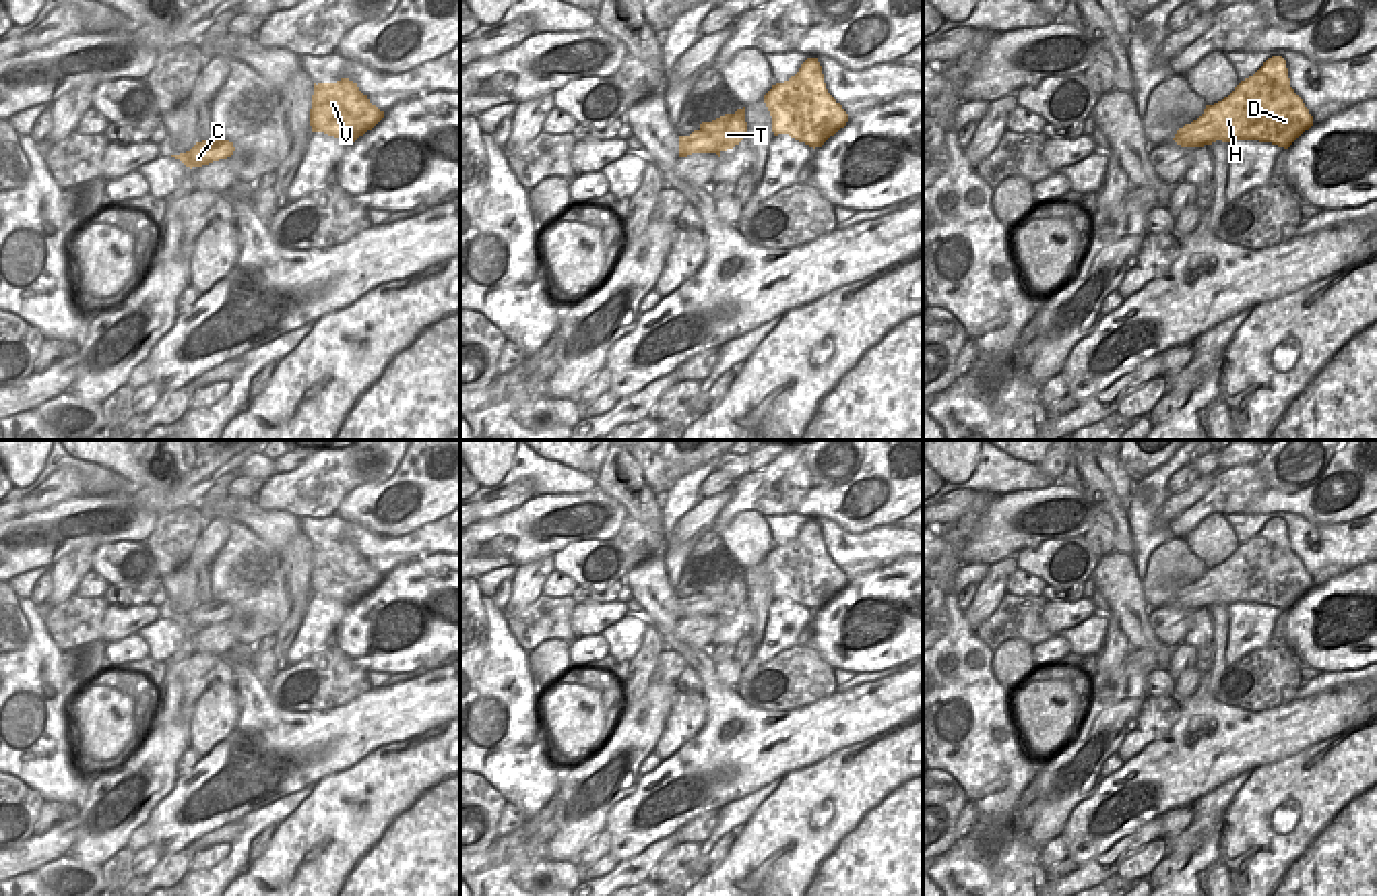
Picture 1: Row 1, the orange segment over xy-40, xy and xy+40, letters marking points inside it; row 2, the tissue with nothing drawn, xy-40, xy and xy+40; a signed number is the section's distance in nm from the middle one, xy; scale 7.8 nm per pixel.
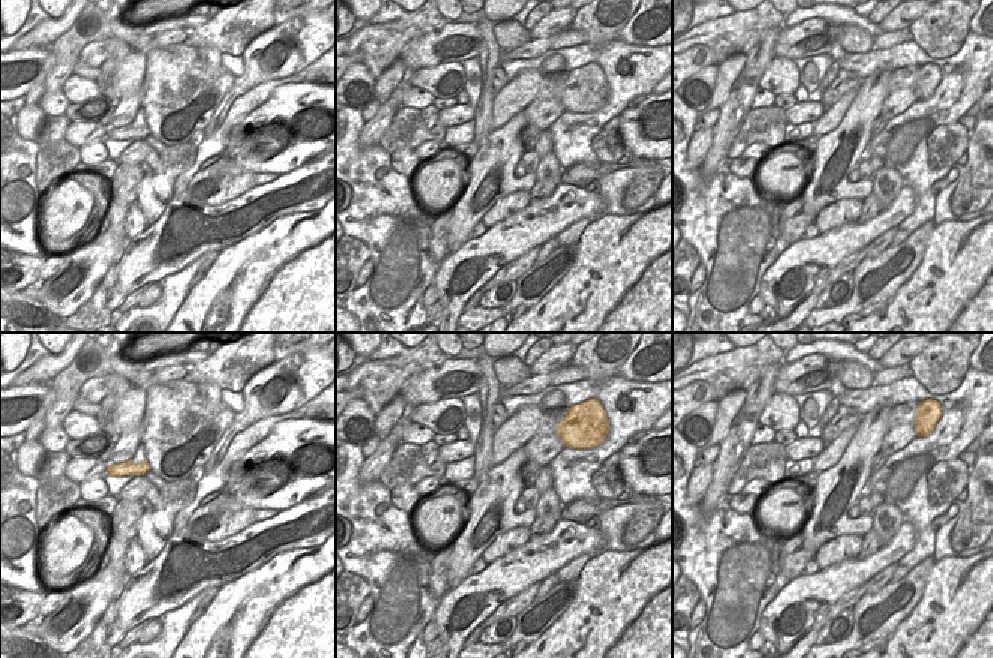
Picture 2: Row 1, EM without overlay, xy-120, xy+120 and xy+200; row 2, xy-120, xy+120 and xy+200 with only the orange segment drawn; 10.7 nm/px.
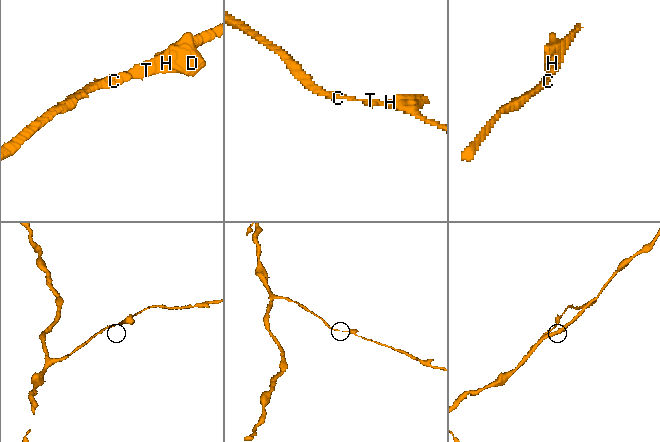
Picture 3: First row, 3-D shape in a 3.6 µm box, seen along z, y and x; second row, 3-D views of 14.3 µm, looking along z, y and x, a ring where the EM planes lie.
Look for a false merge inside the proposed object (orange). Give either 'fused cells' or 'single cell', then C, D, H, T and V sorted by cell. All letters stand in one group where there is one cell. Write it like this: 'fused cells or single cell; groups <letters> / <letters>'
single cell; groups C D H T V

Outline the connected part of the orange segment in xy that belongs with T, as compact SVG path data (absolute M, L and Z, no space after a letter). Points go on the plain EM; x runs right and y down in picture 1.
M745 570L725 576L712 584L702 584L690 599L679 599L679 619L692 615L716 615L733 611L747 601Z

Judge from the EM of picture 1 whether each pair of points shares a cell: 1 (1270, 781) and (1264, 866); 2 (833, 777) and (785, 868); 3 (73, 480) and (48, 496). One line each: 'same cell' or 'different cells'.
1: same cell
2: same cell
3: same cell

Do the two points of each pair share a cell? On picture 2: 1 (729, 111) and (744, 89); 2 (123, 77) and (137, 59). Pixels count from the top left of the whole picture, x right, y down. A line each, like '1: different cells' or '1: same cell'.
1: same cell
2: same cell

